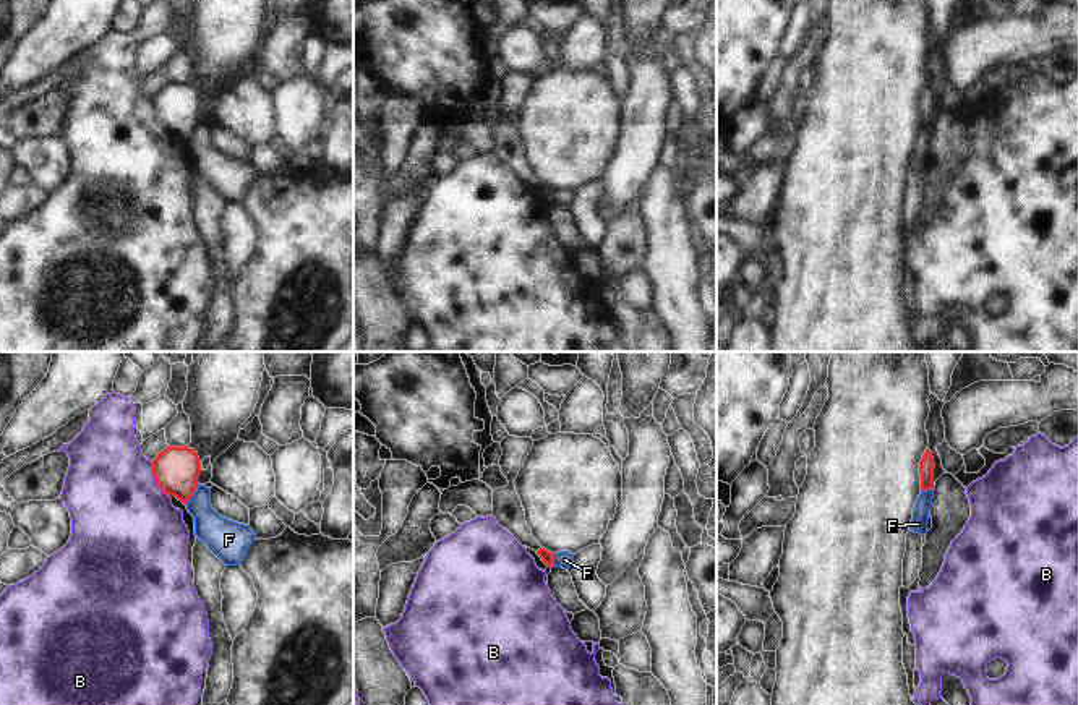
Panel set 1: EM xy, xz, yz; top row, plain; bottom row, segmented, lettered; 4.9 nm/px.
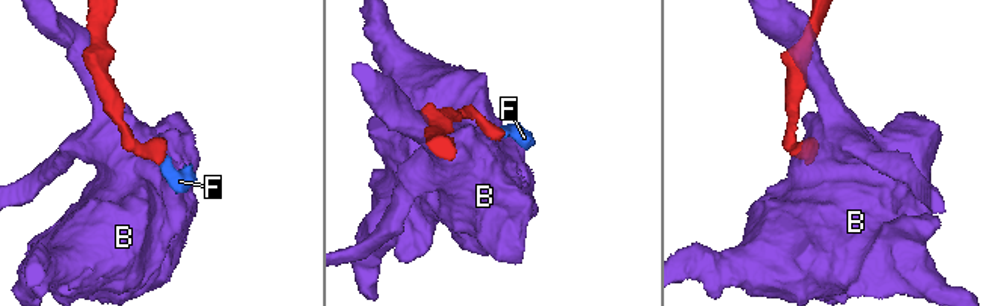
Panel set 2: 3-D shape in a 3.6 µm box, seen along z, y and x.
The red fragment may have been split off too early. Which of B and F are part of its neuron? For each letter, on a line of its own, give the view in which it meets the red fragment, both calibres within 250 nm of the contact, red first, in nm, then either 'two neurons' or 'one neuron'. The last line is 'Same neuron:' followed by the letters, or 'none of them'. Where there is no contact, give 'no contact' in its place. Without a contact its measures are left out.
B: xy | 220/480 nm | two neurons
F: xy | 220/170 nm | two neurons
Same neuron: none of them

